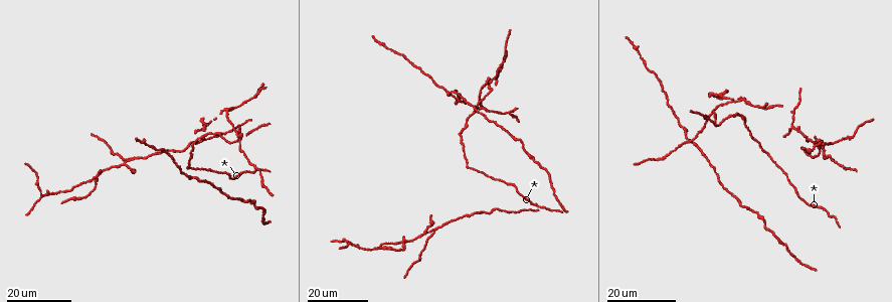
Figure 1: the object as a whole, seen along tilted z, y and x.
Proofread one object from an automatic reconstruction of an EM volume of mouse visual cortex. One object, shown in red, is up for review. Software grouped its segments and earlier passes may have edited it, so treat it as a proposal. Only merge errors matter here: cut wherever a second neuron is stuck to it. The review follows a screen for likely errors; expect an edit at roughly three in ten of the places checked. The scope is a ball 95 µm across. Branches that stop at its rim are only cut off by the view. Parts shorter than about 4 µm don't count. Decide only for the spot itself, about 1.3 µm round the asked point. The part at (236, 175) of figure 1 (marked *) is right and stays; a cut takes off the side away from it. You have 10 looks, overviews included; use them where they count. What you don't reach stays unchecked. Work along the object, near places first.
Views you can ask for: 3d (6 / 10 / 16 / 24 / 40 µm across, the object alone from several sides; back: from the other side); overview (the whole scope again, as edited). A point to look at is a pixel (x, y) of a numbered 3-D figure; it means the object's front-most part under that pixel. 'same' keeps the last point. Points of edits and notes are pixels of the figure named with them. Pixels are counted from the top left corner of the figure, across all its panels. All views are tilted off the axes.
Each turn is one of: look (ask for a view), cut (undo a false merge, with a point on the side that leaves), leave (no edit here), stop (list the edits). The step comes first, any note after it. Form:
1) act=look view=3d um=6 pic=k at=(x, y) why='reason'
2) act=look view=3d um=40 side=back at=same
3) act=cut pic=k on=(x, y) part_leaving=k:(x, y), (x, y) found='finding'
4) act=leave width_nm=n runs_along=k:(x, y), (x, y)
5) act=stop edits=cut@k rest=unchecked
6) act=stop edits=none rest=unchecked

act=look view=3d um=24 pic=1 at=(125, 166) why='three arms meet'

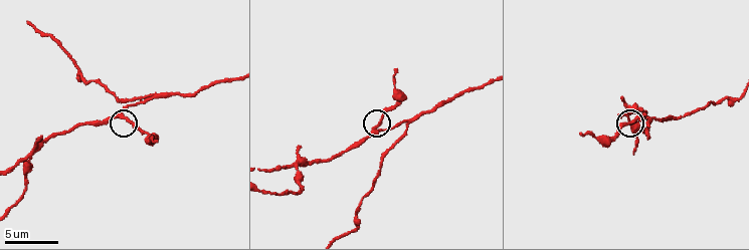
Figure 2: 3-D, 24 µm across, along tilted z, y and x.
act=look view=3d um=10 pic=2 at=(377, 127)

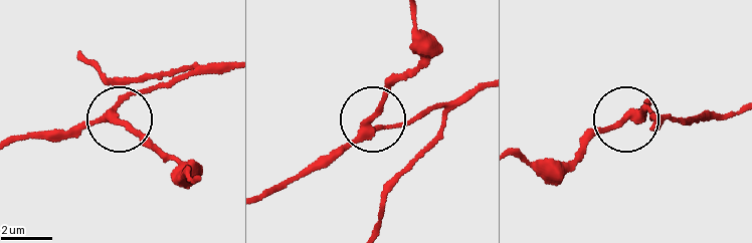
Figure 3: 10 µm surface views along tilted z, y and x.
act=cut pic=3 on=(134, 134) arms=3 found='two neurons meet here'

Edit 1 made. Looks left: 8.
act=look view=3d um=10 pic=2 at=(295, 169) why='arms part here'

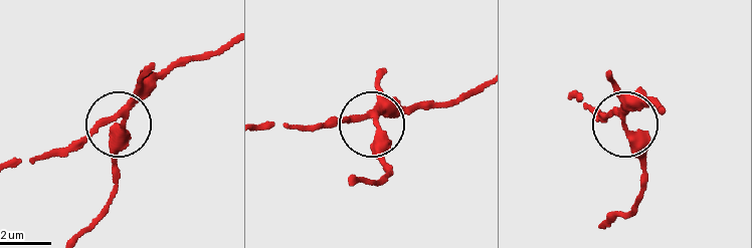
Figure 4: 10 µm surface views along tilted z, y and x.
act=look view=3d um=6 pic=4 at=(627, 126) why='zoom in'

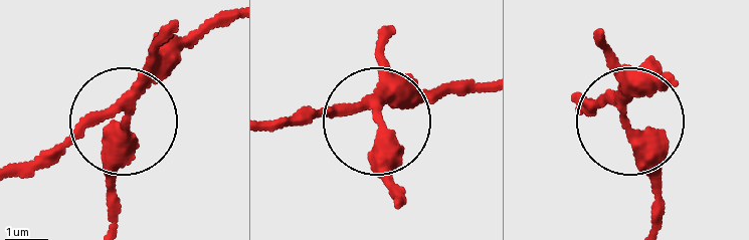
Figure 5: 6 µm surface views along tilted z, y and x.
act=cut pic=5 on=(377, 131) width_nm=280 part_leaving=5:(380, 92), (400, 206) found='two neurons meet here'

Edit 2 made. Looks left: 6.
act=look view=overview why='see it whole again'

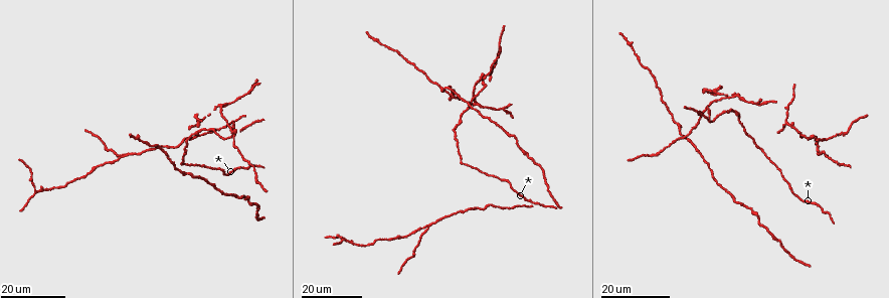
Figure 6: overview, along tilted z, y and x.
act=look view=3d um=16 pic=6 at=(346, 240) why='three-way junction'

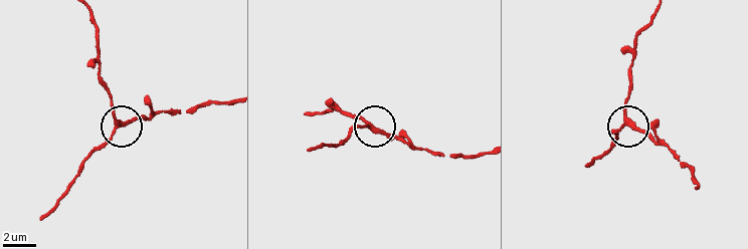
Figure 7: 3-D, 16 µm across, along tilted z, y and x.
act=look view=3d um=6 pic=7 at=(115, 128)

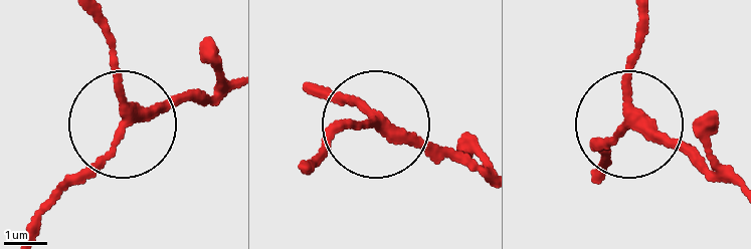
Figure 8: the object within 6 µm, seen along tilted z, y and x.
act=leave width_nm=210 runs_along=8:(736, 185), (643, 127), (608, 136), (603, 161) found='all the same neuron'

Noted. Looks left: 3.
act=look view=3d um=24 pic=6 at=(221, 105) why='four arms meet'

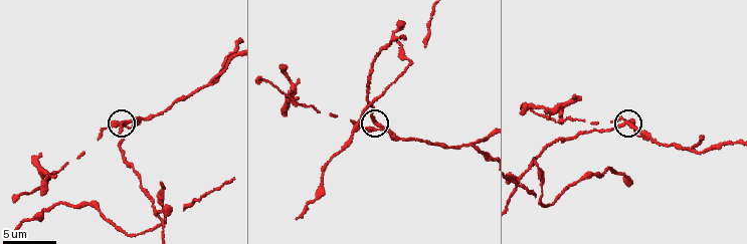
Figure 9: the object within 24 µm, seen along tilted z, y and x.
act=look view=3d um=6 pic=9 at=(373, 129)

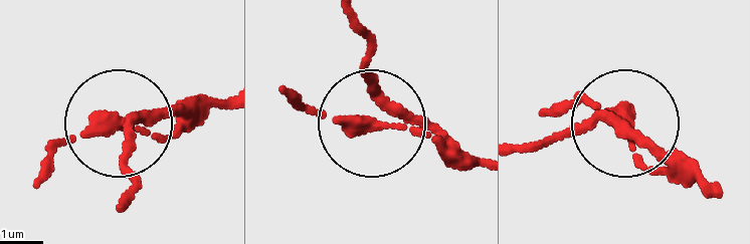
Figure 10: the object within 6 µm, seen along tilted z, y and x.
act=leave runs_along=10:(520, 146), (576, 139), (625, 112), (559, 102) found='all the same neuron'

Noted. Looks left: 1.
act=look view=3d um=6 pic=9 at=(214, 79) why='three-way junction'

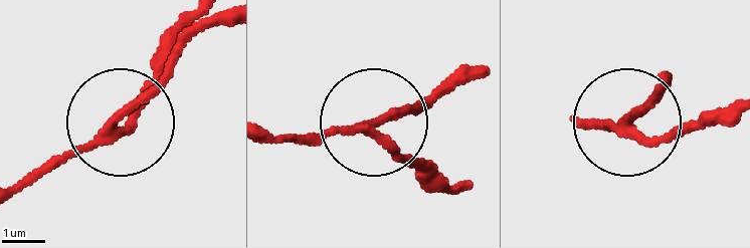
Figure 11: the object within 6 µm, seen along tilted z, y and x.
act=cut pic=11 on=(406, 158) arms=3 part_leaving=11:(367, 127), (456, 188) found='two neurons meet here'

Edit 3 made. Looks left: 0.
act=stop edits=cut@3,cut@5,cut@11 rest=unchecked

